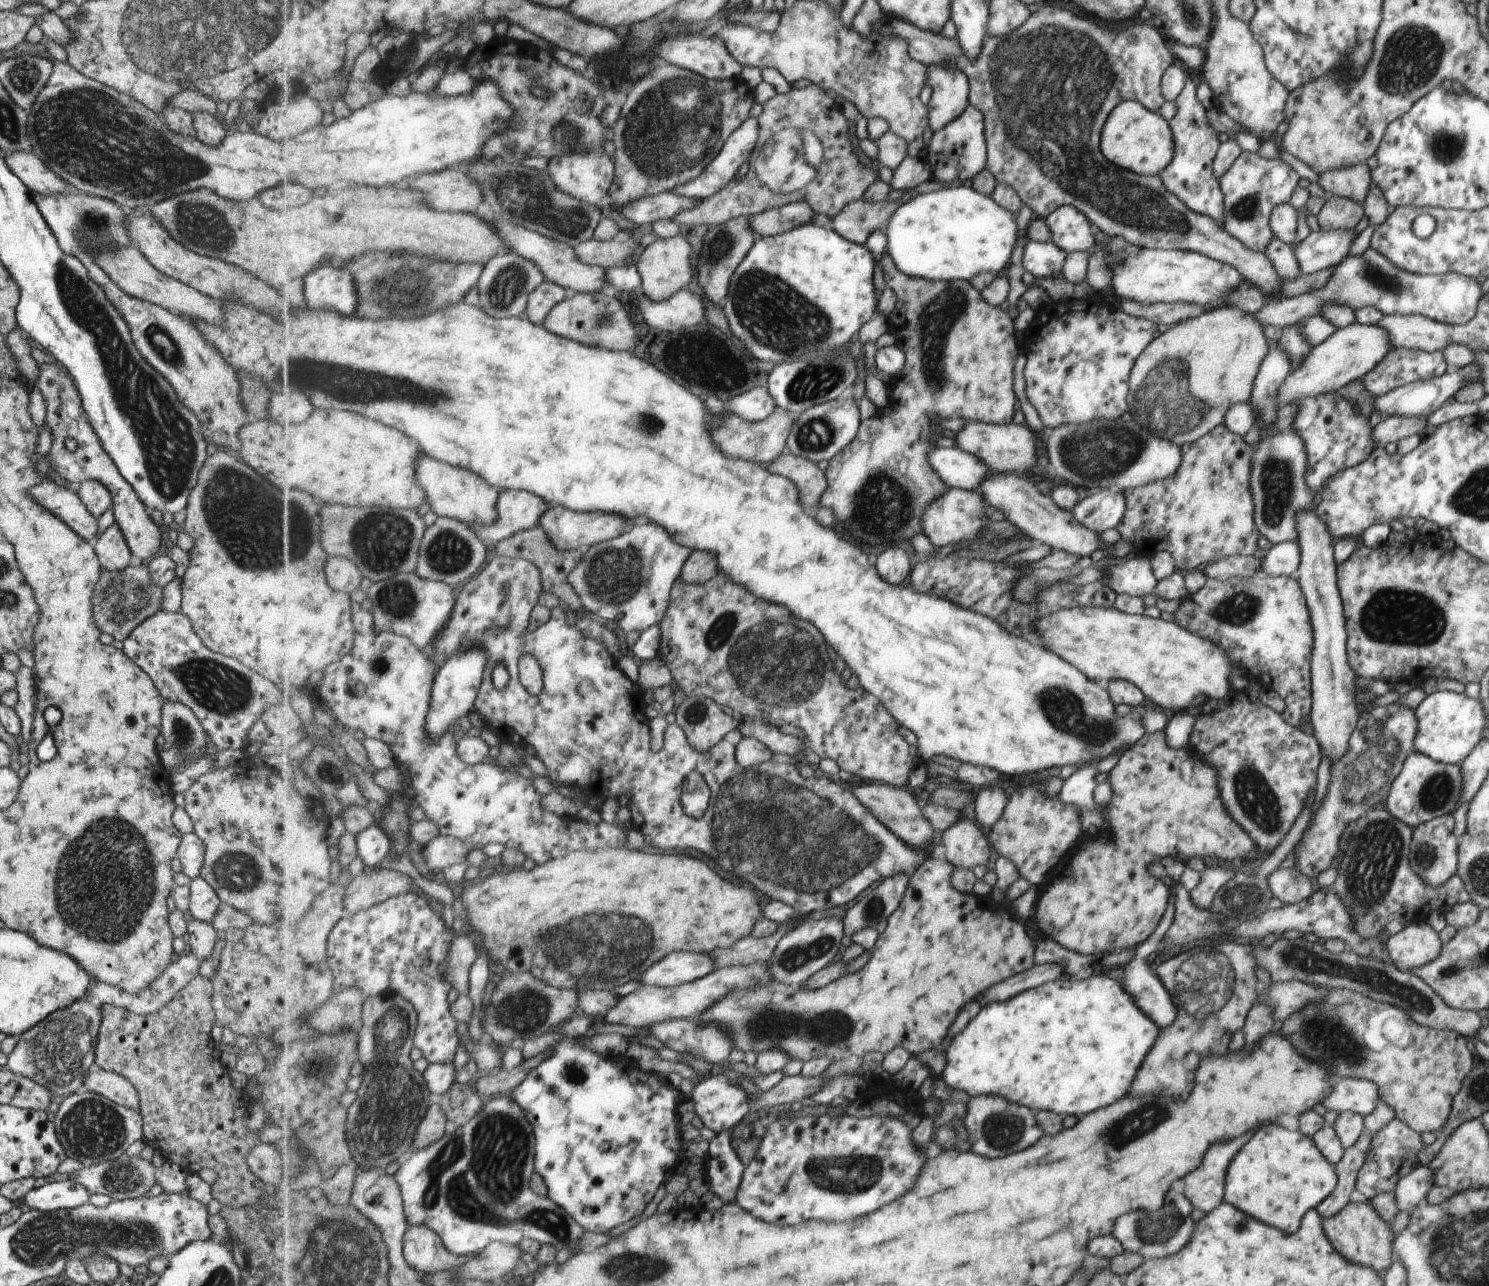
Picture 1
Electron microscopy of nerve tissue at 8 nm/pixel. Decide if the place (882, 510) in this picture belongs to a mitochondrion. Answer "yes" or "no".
yes

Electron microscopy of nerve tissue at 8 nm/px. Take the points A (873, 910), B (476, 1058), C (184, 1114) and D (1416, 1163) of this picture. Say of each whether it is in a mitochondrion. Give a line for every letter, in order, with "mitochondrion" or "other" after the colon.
A: mitochondrion
B: other
C: other
D: other

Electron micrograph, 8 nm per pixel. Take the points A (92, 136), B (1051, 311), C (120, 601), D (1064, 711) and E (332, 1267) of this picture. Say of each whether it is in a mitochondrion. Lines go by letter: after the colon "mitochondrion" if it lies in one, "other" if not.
A: mitochondrion
B: other
C: mitochondrion
D: mitochondrion
E: mitochondrion

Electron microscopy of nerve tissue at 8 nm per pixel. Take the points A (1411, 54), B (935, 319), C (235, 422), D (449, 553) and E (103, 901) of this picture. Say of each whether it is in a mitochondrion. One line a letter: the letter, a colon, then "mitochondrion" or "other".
A: mitochondrion
B: mitochondrion
C: other
D: mitochondrion
E: mitochondrion

